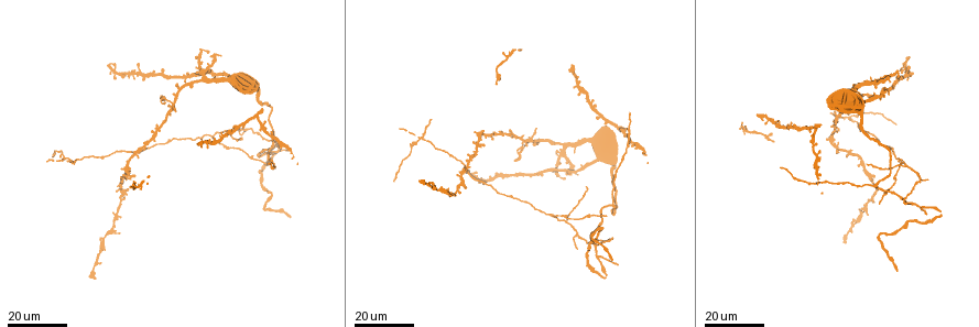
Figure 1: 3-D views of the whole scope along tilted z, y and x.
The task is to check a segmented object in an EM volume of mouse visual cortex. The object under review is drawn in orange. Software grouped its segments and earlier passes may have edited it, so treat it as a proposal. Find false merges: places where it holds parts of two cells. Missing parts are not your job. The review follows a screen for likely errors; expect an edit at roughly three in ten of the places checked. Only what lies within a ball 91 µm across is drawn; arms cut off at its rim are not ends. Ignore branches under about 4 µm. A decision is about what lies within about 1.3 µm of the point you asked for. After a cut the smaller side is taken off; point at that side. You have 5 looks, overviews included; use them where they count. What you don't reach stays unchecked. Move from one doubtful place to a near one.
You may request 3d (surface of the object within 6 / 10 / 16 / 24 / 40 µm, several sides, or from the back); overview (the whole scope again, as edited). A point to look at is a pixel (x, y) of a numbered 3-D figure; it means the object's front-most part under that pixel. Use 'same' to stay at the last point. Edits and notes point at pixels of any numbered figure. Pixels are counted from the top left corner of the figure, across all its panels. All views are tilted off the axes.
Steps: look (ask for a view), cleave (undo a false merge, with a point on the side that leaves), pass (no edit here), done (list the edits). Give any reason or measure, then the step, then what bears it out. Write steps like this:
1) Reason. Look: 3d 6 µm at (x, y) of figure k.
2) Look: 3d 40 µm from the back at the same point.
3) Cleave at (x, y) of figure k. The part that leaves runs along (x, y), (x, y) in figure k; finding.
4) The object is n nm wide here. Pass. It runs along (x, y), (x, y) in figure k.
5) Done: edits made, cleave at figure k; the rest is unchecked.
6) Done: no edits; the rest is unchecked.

Three arms meet. Look: 3d 24 µm at (912, 203) of figure 1.

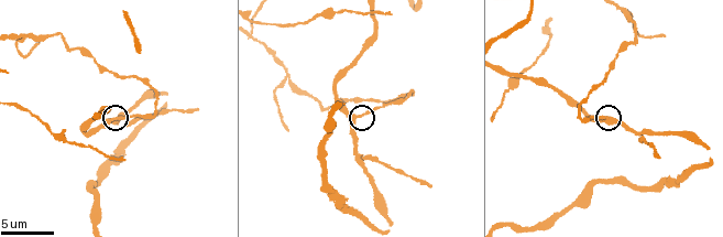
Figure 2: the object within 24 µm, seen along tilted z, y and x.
Look: 3d 6 µm at (355, 117) of figure 2.

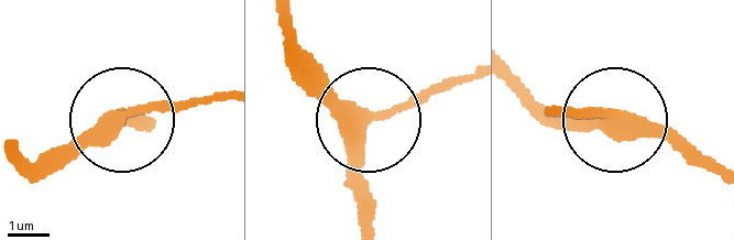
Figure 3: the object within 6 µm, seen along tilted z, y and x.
Look: 3d 6 µm from the back at (613, 115) of figure 3.

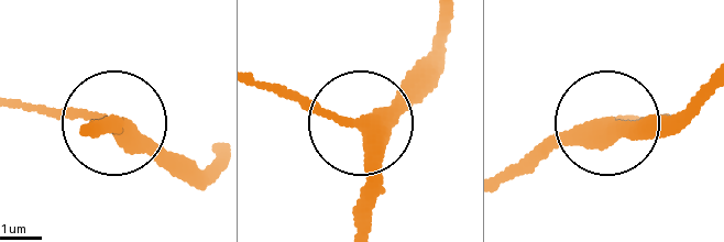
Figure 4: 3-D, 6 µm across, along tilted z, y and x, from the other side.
3 arms meet here. Pass. It runs along (711, 84), (671, 113), (559, 134), (511, 163) in figure 4; continuous, no second cell.

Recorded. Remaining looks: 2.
Four-way junction. Look: 3d 16 µm at (123, 113) of figure 2.

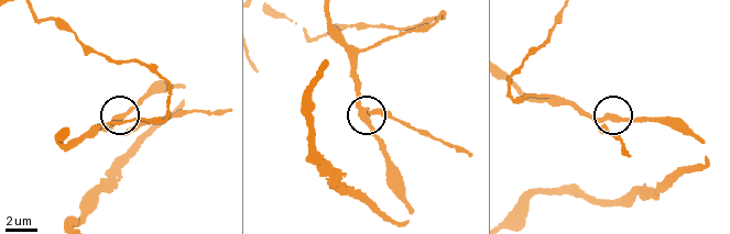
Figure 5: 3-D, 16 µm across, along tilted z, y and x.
The side arm is 8 µm long. Pass. It runs along (329, 11), (333, 35), (351, 66), (358, 111), (399, 120) in figure 5; all the same cell.

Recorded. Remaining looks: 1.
Done: no edits; the rest is unchecked.

